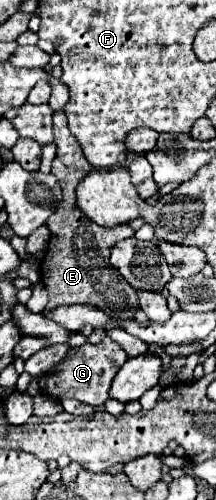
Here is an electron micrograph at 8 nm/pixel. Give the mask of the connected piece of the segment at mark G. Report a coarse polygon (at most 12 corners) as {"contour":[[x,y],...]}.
{"contour":[[108,336],[70,348],[44,394],[102,406],[128,354]]}

